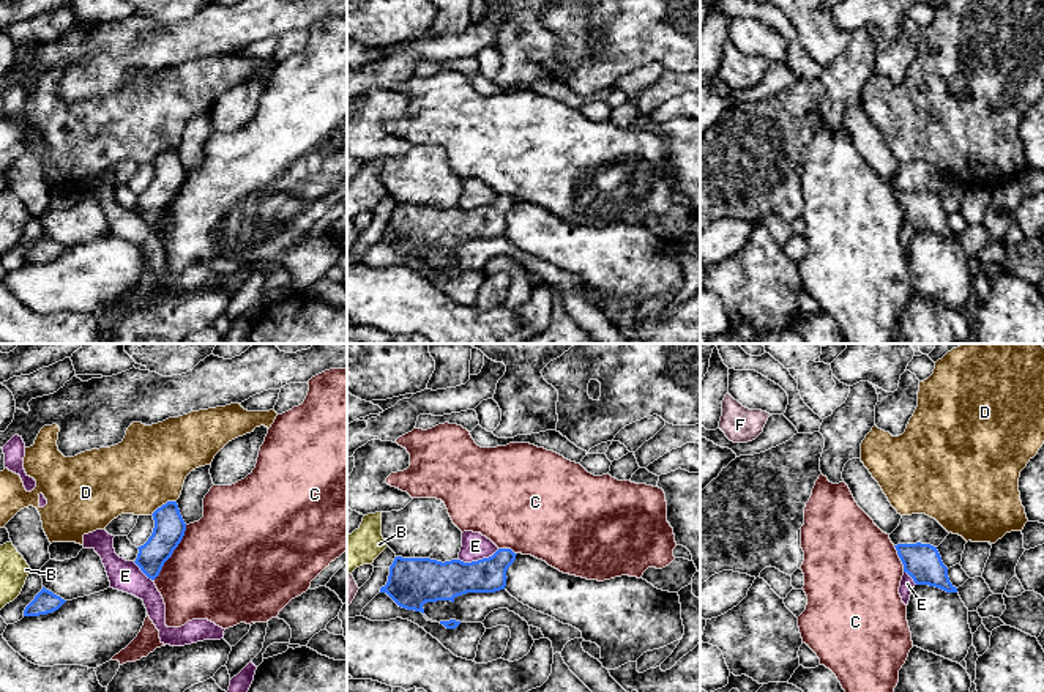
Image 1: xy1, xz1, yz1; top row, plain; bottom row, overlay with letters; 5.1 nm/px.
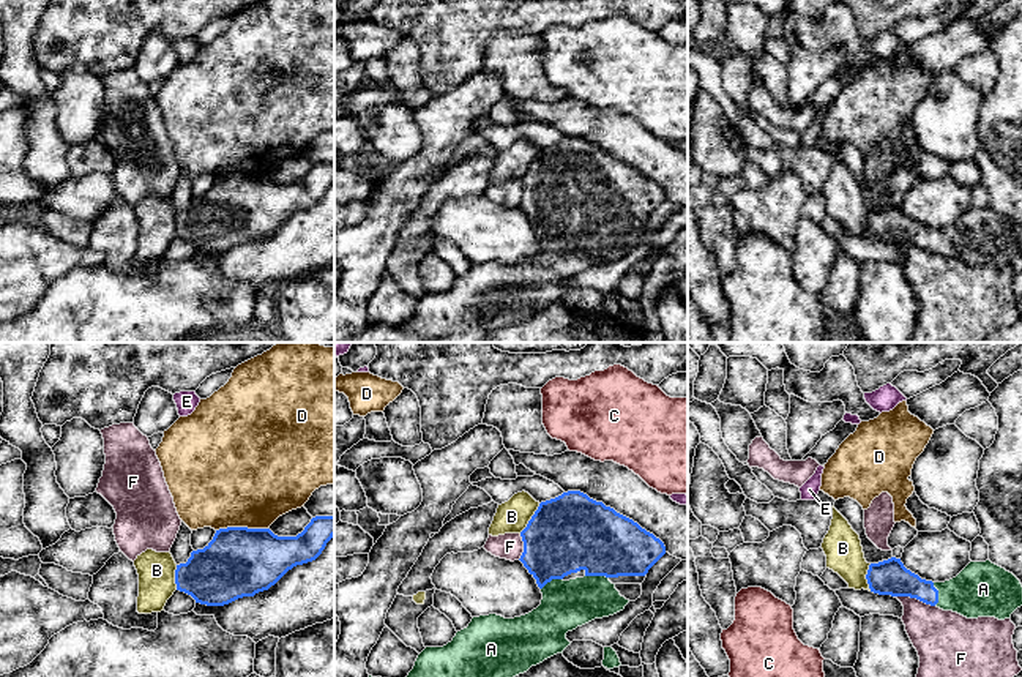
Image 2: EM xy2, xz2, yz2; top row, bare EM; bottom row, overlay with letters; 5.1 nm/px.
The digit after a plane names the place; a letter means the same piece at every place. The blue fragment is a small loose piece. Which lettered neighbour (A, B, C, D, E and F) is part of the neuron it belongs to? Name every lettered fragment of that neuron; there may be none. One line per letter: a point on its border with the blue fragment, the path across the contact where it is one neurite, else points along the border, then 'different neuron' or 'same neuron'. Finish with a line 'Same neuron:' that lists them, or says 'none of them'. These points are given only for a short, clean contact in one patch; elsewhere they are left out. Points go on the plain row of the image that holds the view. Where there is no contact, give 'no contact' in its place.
A: xz2 (596, 221) | across xz2 (573, 179), (596, 202), (596, 221), (566, 251) | same neuron
B: xz2 (532, 164) | along xz2 (540, 150), (519, 179) | different neuron
C: xy1 (172, 199) | different neuron
D: xy2 (242, 174) | different neuron
E: xz1 (478, 207) | along xz1 (499, 196), (477, 207), (458, 207) | different neuron
F: yz2 (915, 243) | along yz2 (895, 242), (915, 243), (934, 253) | different neuron
Same neuron: A

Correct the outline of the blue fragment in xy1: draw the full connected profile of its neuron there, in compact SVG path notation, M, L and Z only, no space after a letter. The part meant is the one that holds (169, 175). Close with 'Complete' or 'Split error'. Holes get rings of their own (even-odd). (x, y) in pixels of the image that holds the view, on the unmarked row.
M167 148L151 162L155 167L153 180L144 192L137 194L139 200L134 210L148 225L155 227L181 189L186 170L177 148Z. Complete

